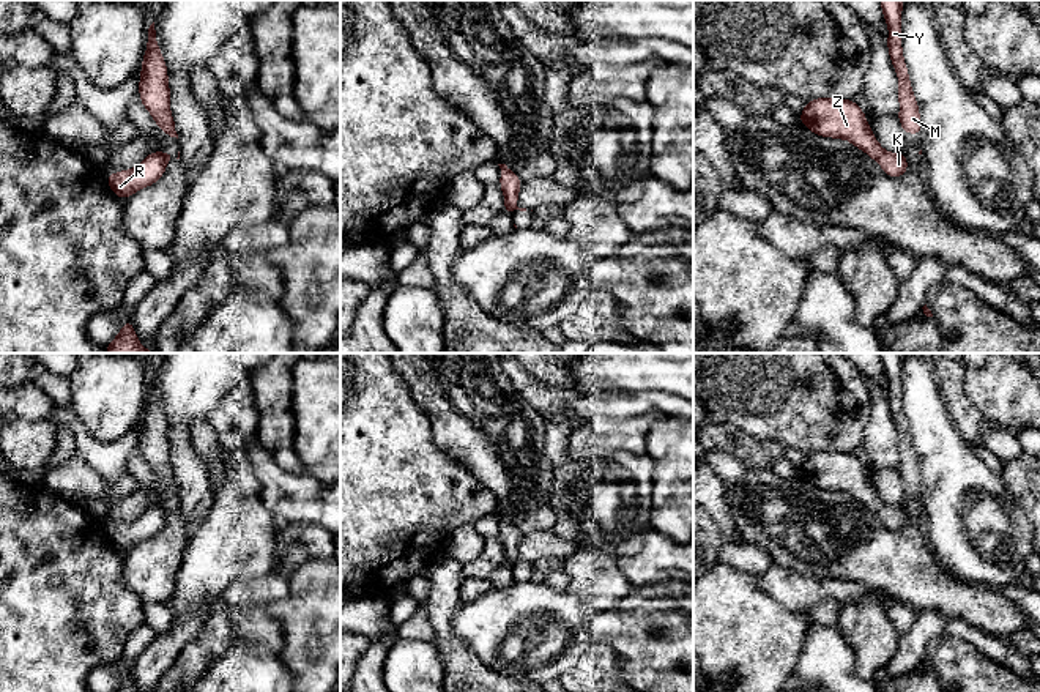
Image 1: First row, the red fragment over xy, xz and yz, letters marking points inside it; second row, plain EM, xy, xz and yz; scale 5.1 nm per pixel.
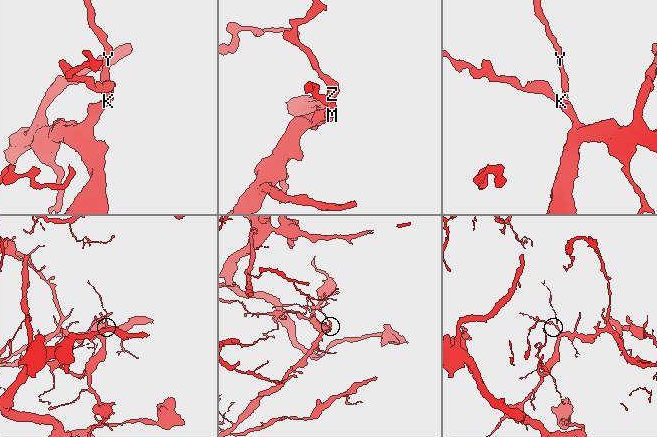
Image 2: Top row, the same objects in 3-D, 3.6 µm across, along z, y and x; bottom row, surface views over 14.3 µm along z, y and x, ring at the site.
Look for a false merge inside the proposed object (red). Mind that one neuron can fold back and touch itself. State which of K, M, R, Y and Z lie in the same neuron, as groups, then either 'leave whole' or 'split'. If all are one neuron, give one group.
K R Z / M Y; split

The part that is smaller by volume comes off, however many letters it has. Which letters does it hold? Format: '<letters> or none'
M, Y

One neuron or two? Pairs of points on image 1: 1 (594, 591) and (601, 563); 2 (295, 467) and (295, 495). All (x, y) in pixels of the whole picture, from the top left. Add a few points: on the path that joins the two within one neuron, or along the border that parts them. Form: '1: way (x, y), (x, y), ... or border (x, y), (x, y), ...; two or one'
1: way (596, 585), (596, 569); one
2: border (273, 462), (293, 473), (304, 472); two

